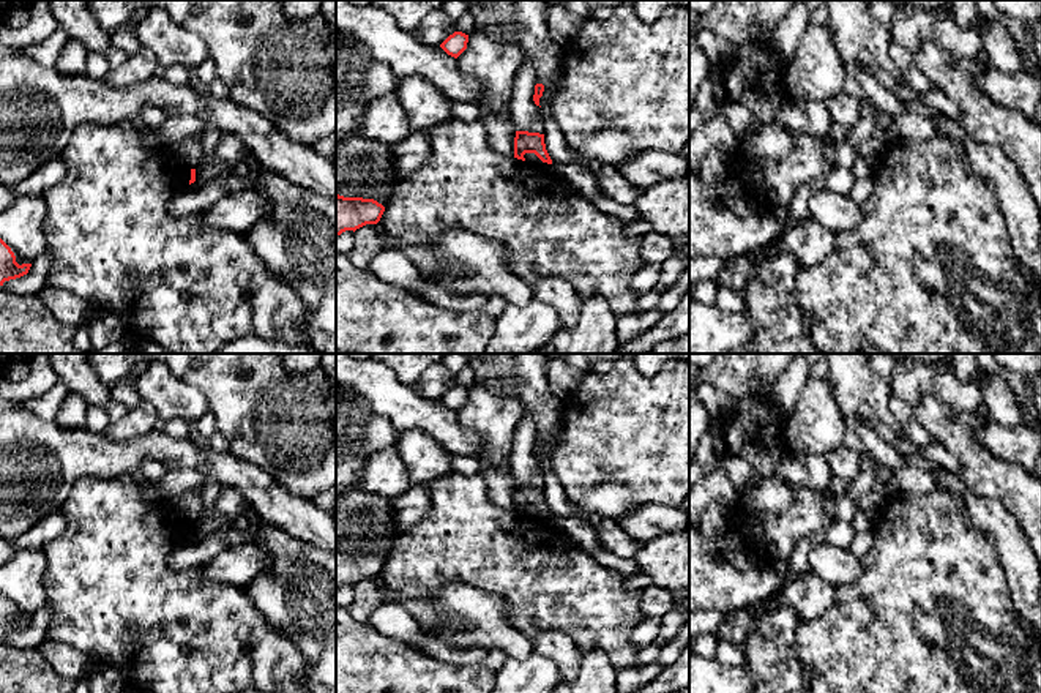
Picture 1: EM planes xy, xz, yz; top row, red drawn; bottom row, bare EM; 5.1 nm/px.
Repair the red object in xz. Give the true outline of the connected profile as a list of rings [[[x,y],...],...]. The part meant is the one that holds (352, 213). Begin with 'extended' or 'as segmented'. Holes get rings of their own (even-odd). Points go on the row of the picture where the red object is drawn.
as segmented | [[[336,193],[336,237],[366,224],[377,224],[385,207],[374,199],[344,197]]]

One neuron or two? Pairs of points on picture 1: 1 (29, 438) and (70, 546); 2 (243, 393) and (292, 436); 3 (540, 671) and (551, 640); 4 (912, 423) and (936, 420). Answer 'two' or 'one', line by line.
1: two
2: one
3: two
4: two

